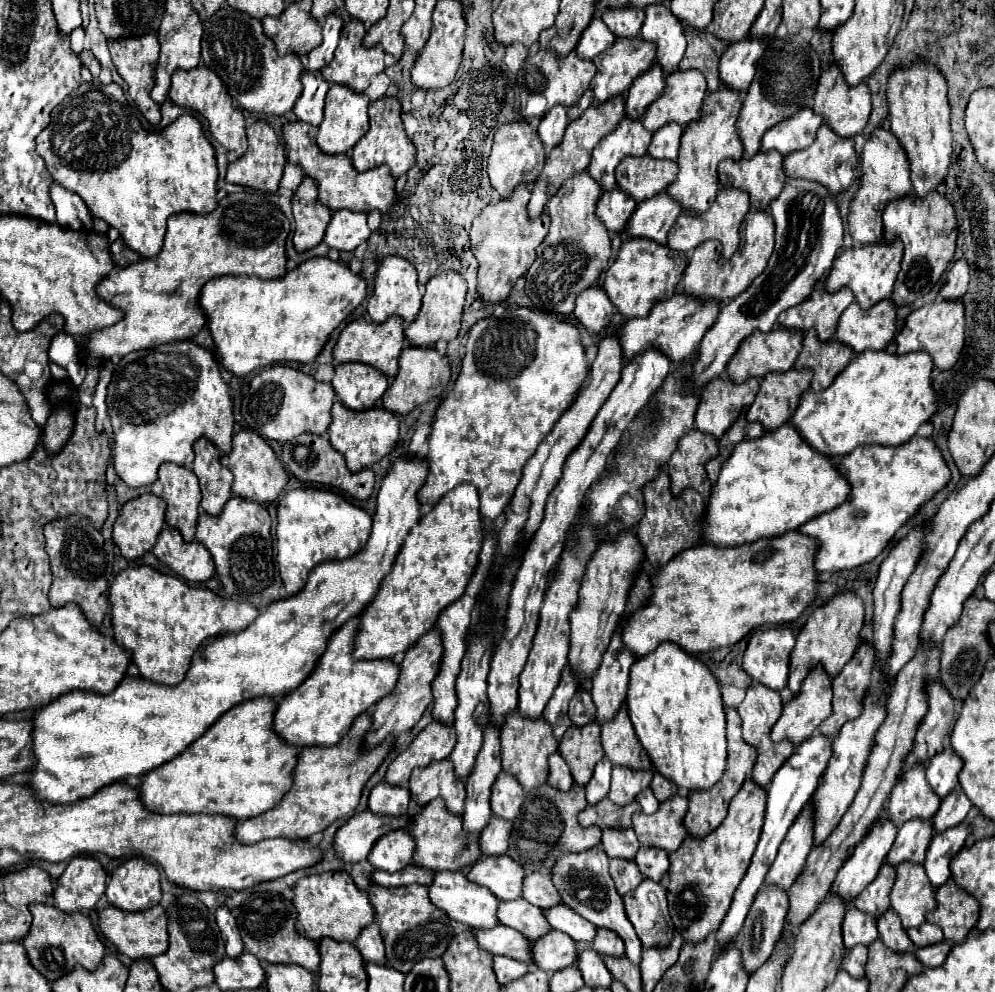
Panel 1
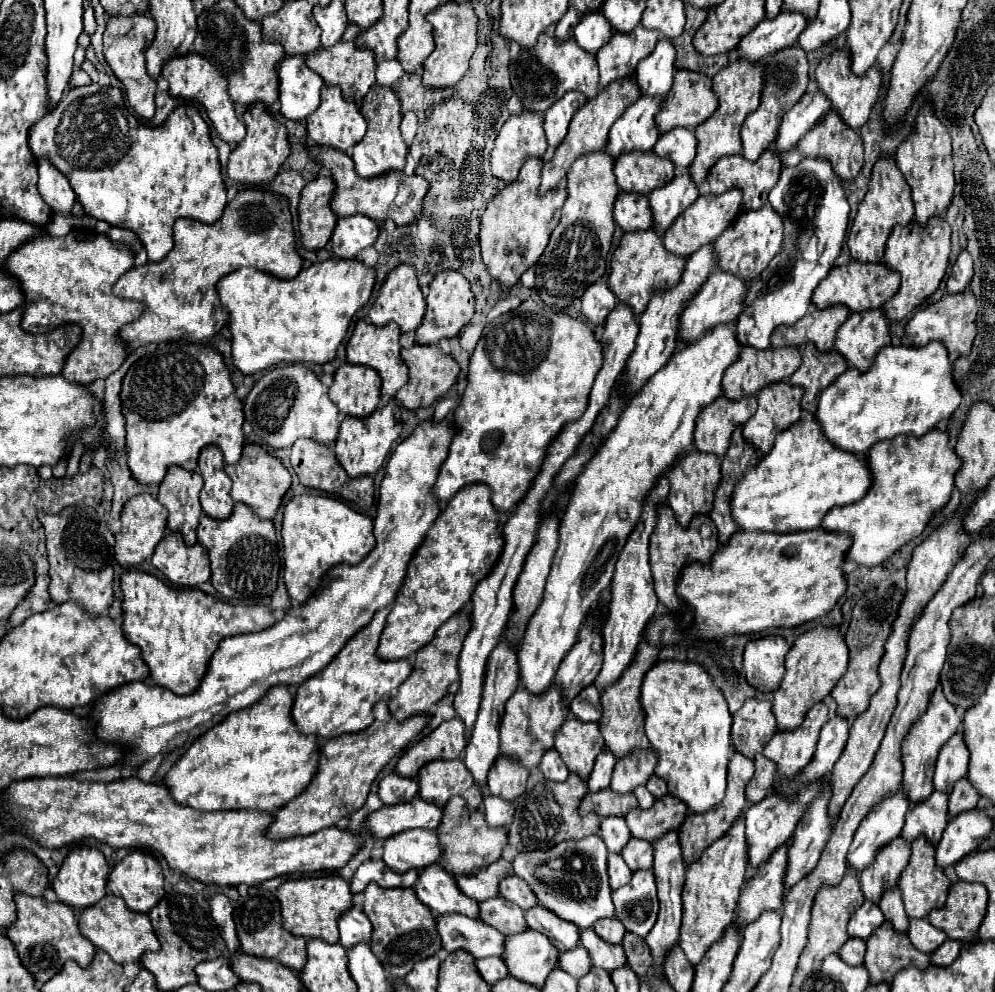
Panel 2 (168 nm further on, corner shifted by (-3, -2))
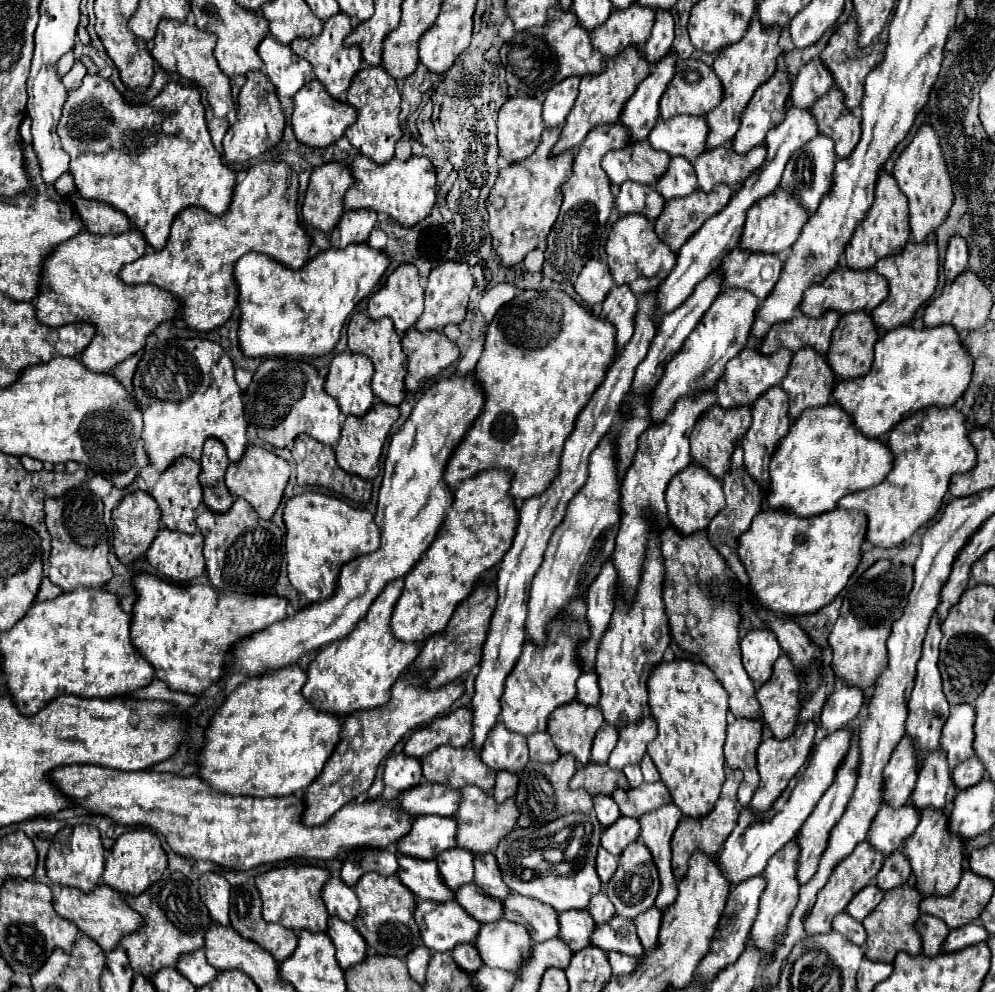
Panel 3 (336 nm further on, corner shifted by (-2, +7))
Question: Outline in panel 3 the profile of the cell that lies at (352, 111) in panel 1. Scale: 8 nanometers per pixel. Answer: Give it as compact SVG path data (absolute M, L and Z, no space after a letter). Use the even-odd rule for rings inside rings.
M312 79L310 83L306 83L306 87L302 87L298 91L298 95L294 95L294 111L290 117L292 123L292 131L296 135L296 139L308 147L330 147L334 145L344 131L354 123L356 119L356 111L354 107L350 107L348 103L340 103L338 99L334 99L332 95L326 95L328 91L324 89L322 83L318 83L316 79Z

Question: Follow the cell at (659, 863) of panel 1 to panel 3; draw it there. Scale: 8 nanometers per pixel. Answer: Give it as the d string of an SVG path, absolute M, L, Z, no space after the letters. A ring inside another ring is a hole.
M620 817L618 823L606 827L600 835L600 845L610 851L612 855L620 855L628 843L636 841L638 839L638 831L640 831L640 825L636 819L630 819L630 817Z

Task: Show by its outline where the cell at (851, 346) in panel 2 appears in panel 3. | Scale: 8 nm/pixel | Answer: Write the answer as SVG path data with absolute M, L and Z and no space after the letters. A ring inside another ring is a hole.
M854 311L854 313L842 315L838 327L832 333L830 351L826 353L826 361L830 363L830 369L834 371L836 381L856 379L856 377L866 375L874 361L874 343L876 341L878 341L878 333L876 333L876 325L872 323L870 315L866 315L864 311Z

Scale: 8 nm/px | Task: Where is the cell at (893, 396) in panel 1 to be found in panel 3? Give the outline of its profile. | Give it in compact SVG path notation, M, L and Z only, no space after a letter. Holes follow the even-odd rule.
M910 325L896 327L888 331L874 347L874 363L868 375L858 379L848 379L844 383L836 383L834 387L834 401L854 417L856 427L868 435L868 437L884 437L892 427L896 427L902 419L908 419L920 409L926 409L930 405L936 407L950 407L956 403L958 397L966 391L974 371L974 359L968 353L968 349L962 345L962 339L954 327L922 327L912 329Z

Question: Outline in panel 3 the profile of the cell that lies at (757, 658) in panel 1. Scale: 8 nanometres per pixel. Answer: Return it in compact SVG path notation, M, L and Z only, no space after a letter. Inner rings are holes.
M754 629L742 637L740 653L742 653L742 665L750 675L750 679L762 685L770 679L772 665L782 655L782 649L778 647L776 635L772 631Z

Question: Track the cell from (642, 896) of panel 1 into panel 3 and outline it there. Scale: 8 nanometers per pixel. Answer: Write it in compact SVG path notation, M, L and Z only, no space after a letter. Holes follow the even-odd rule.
M636 839L618 857L618 869L606 885L606 895L614 903L618 915L634 919L636 915L648 911L654 905L658 889L660 889L660 879L658 879L658 869L652 861L652 855L650 855L648 847L642 843L642 839Z

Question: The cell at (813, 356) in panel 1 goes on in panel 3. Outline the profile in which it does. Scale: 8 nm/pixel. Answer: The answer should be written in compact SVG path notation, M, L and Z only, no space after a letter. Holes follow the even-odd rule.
M810 347L792 355L788 375L780 385L788 393L788 417L798 419L804 409L822 407L830 401L834 389L834 373L826 359Z

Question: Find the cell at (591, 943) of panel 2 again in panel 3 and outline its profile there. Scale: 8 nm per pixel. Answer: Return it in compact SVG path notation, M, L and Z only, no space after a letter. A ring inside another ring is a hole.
M562 911L558 913L558 935L572 949L590 945L590 935L594 931L594 919L590 919L588 911Z

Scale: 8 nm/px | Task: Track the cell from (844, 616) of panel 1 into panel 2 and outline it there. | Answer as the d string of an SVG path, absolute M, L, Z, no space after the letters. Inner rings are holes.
M817 626L813 630L803 632L785 658L787 674L781 686L773 692L773 714L777 718L779 730L797 728L811 704L823 700L833 686L839 682L843 672L847 672L849 664L849 648L845 644L845 636L837 626Z

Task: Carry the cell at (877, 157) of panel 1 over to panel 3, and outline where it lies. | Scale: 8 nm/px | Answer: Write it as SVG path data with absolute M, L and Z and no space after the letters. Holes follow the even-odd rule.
M882 171L876 183L876 197L866 215L866 219L856 227L850 243L846 245L846 265L852 271L866 271L874 269L874 265L884 259L886 255L896 255L906 247L910 241L910 227L908 227L908 199L898 189L892 175Z

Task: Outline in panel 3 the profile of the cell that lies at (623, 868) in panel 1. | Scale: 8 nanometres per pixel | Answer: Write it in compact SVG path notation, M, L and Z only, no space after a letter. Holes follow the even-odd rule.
M602 847L598 849L598 855L596 855L596 871L598 871L598 877L602 881L602 885L606 885L610 881L610 877L614 875L618 867L618 857L616 855L610 855L608 851L604 851Z

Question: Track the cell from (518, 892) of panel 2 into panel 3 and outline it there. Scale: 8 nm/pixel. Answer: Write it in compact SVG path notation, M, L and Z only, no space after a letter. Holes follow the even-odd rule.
M492 853L474 855L474 883L490 897L504 899L510 895L510 889L502 881L502 873Z

